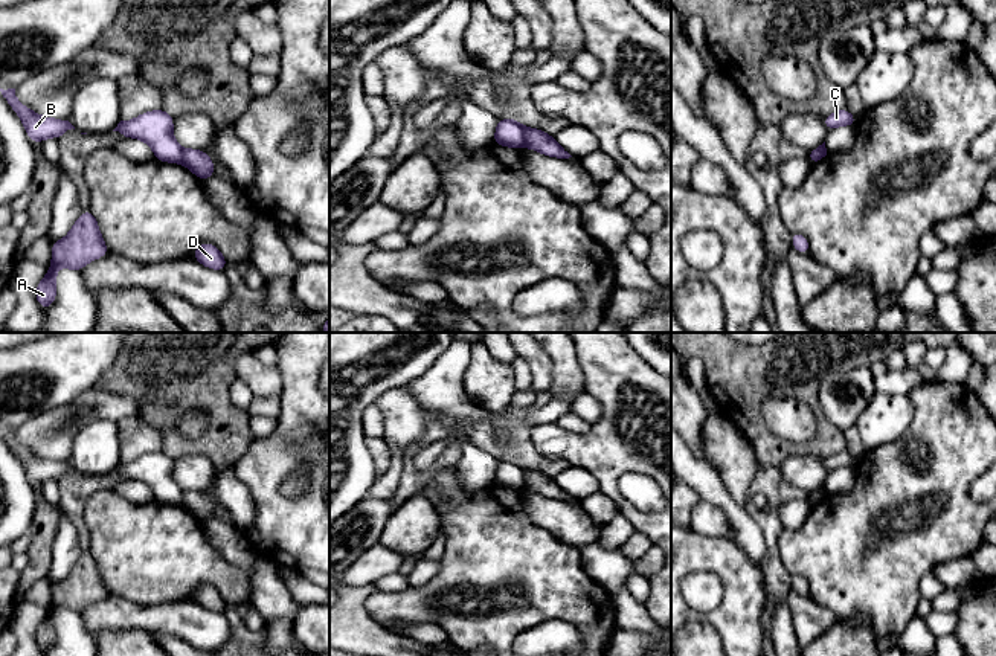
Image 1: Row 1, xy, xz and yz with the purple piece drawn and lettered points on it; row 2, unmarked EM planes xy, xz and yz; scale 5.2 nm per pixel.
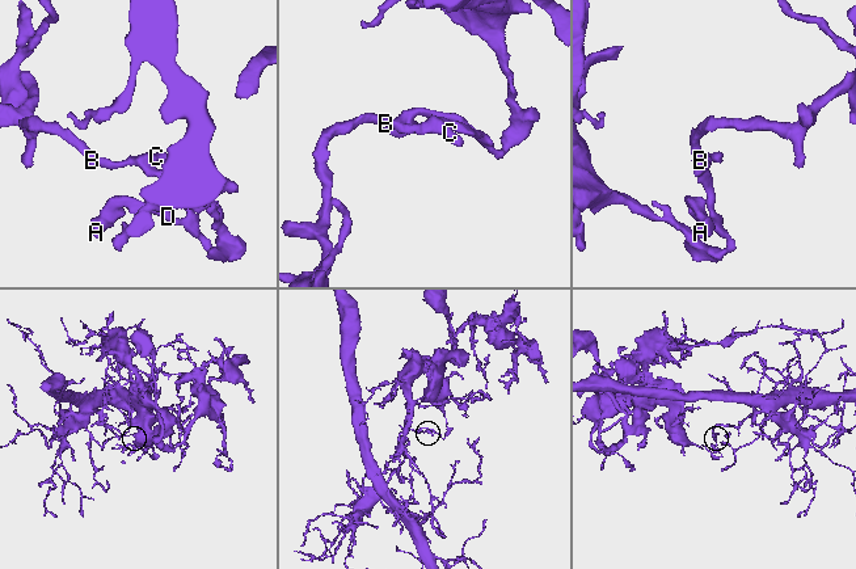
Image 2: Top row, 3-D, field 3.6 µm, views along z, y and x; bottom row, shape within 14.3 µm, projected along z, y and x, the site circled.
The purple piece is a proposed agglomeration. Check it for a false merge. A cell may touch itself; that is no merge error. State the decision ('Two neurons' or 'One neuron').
Two neurons

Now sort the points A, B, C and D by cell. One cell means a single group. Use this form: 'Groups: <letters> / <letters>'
Groups: A D / B C

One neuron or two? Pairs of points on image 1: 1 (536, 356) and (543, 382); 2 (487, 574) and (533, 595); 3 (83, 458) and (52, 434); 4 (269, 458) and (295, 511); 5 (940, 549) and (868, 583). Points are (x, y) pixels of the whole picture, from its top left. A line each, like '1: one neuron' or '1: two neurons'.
1: one neuron
2: one neuron
3: two neurons
4: one neuron
5: one neuron

